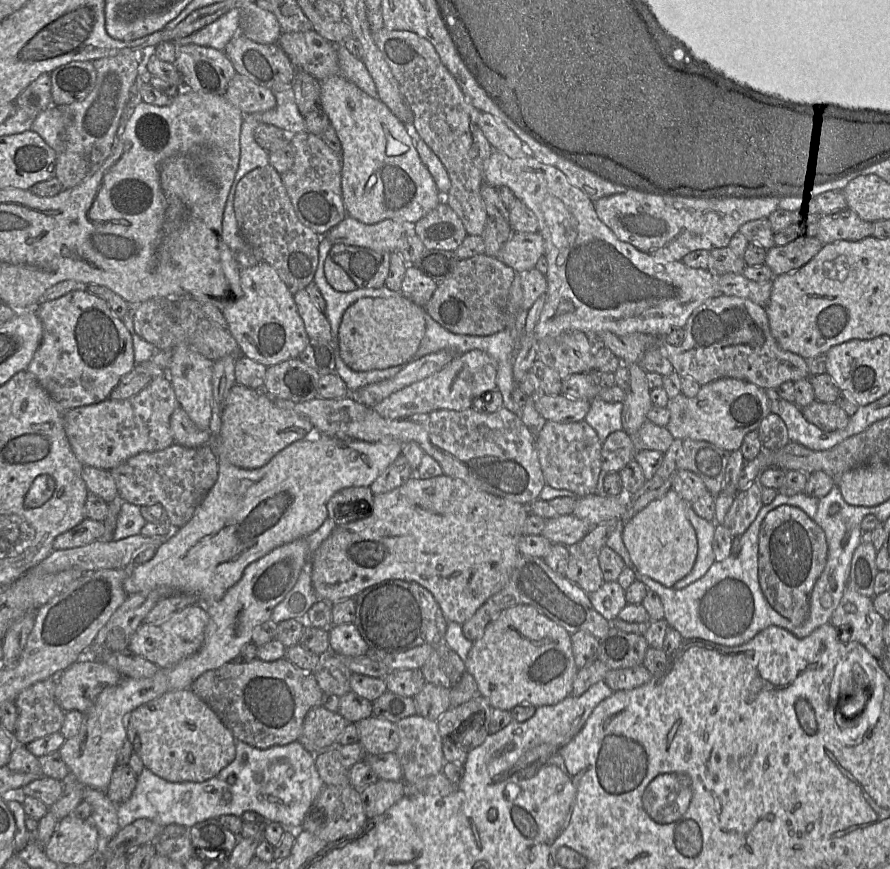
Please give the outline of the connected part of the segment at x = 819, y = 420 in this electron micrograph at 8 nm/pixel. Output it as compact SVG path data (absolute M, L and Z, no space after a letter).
M817 400L802 408L804 418L825 432L844 429L850 417L834 403L822 403Z

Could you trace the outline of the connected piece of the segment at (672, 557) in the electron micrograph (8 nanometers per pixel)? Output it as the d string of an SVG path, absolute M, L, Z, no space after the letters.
M671 489L661 498L650 502L621 527L622 540L636 572L668 588L691 572L697 558L696 532L687 516L689 505Z

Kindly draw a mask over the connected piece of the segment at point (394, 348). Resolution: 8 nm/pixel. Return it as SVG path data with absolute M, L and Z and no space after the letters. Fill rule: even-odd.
M405 296L363 298L344 312L338 330L338 354L354 371L382 370L414 358L426 332L425 308Z

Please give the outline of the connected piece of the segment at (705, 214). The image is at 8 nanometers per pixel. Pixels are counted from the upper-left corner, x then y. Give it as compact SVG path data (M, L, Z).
M627 189L626 192L616 195L600 198L593 202L594 210L598 219L610 229L614 236L621 242L630 244L638 251L649 256L660 258L669 261L681 261L687 254L696 250L712 251L719 248L728 247L731 238L739 231L740 227L750 221L768 218L774 211L782 209L782 206L775 207L774 198L722 198L722 199L709 199L709 198L687 198L673 196L665 193L647 193L635 189Z

